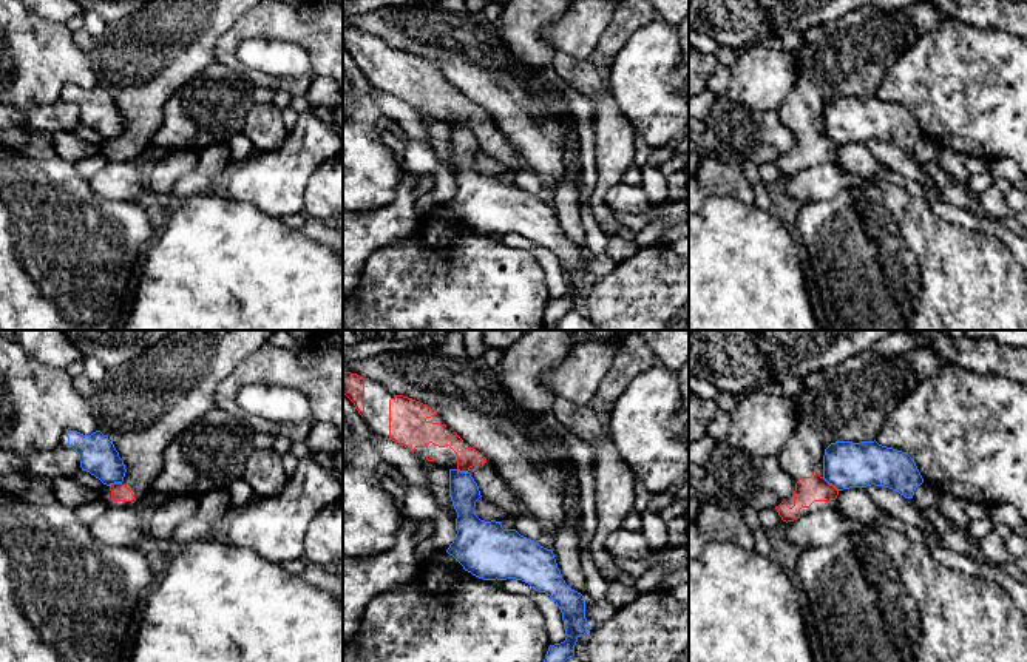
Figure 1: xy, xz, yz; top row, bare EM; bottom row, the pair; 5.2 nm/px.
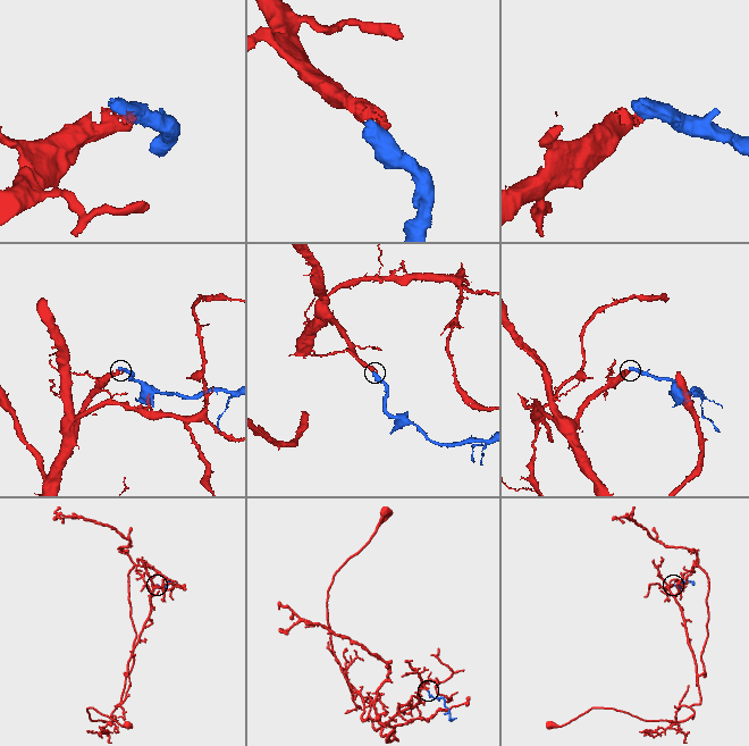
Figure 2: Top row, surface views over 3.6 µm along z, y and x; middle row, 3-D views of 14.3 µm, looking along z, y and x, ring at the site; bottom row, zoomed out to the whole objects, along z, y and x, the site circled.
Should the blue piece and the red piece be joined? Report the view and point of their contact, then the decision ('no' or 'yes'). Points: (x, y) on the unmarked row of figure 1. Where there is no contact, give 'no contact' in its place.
meets blue in yz at (830, 138); no

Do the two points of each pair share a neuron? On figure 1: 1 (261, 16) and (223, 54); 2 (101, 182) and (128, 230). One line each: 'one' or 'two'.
1: one
2: two

